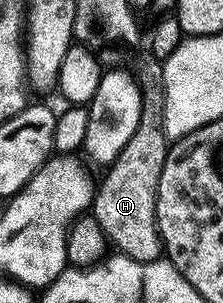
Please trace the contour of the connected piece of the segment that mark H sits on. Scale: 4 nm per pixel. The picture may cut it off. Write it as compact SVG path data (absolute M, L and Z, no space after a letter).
M148 60L141 66L139 81L145 111L139 124L139 132L127 143L127 148L119 152L119 160L108 167L105 179L100 179L96 187L91 214L108 241L118 246L120 253L131 260L140 262L162 261L165 245L157 227L157 197L159 180L167 164L171 149L169 137L165 135L165 79L162 63Z

